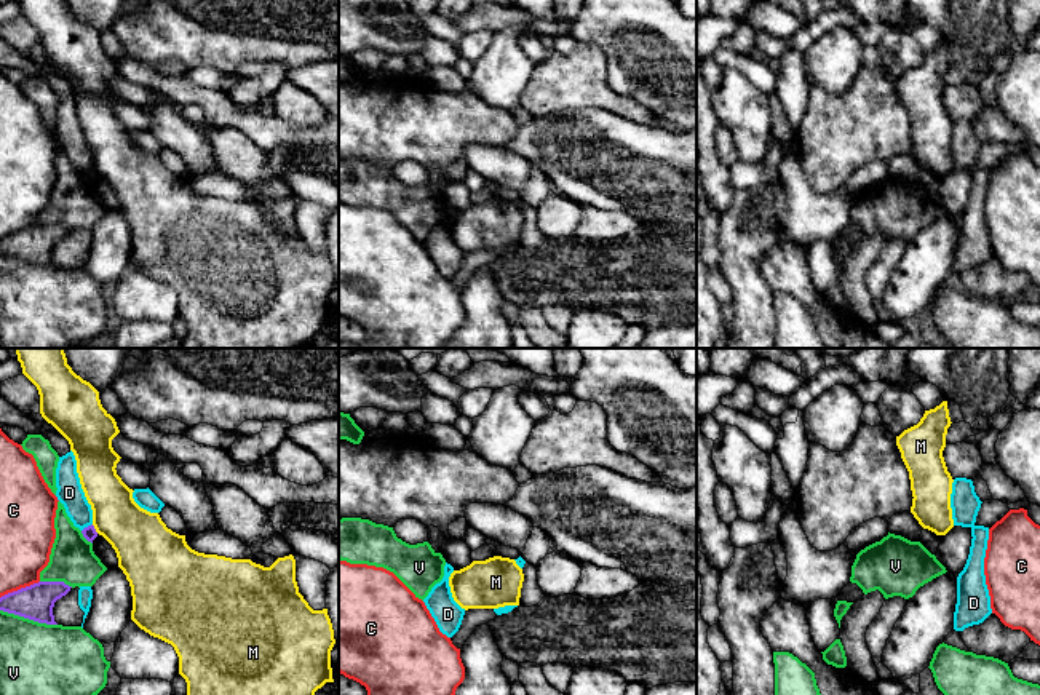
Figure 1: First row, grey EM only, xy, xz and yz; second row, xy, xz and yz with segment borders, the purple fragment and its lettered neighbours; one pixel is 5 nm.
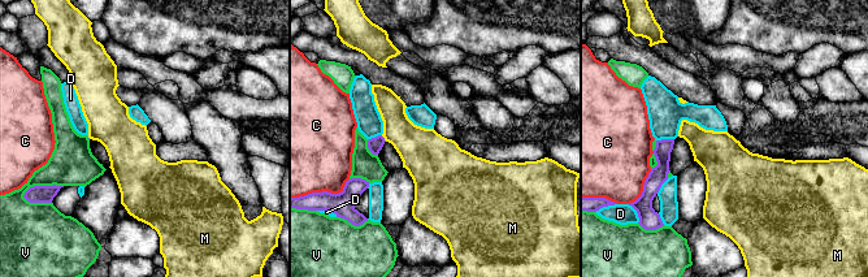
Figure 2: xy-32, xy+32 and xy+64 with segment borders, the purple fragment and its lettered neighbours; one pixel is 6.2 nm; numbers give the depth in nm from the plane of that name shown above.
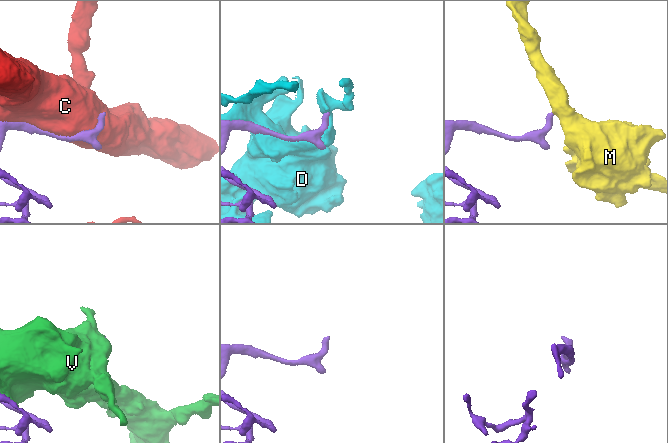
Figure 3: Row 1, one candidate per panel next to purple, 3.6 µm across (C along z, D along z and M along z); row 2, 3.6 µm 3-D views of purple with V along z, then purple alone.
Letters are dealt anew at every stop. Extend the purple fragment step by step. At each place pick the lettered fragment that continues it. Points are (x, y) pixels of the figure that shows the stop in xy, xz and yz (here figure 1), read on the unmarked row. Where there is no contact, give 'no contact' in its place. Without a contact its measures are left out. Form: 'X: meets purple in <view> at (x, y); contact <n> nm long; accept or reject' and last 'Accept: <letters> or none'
C: meets purple in xy at (21, 230); contact 220 nm long; reject
D: meets purple in xy at (88, 168); contact 70 nm long; reject
M: meets purple in xy at (95, 171); contact 60 nm long; reject
V: meets purple in xy at (29, 261); contact 300 nm long; reject
Accept: none

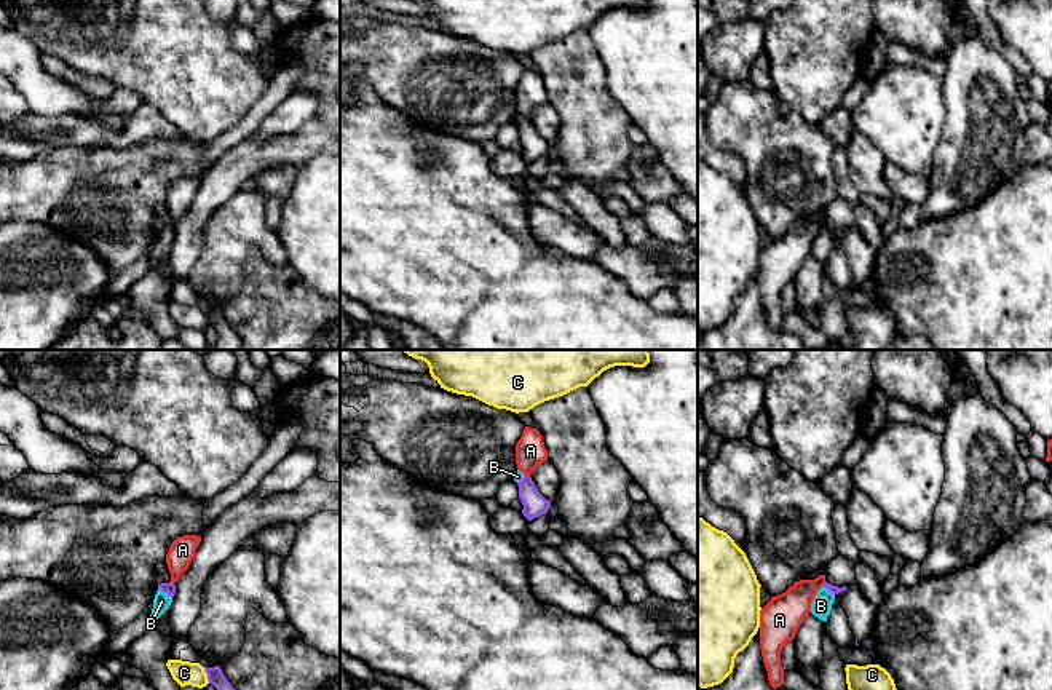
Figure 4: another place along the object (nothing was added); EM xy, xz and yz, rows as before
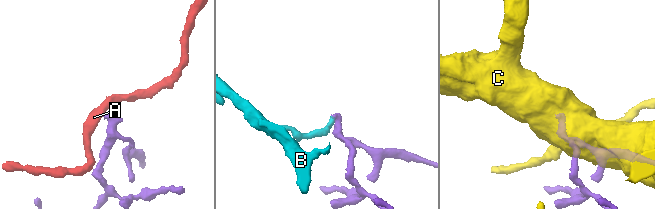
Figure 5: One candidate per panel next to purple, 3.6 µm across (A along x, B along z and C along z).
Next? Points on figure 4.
A: meets purple in xz at (527, 118); contact 30 nm long; reject
B: meets purple in xy at (165, 233); contact 90 nm long; accept
C: meets purple in xy at (206, 315); contact 100 nm long; reject
Accept: B

